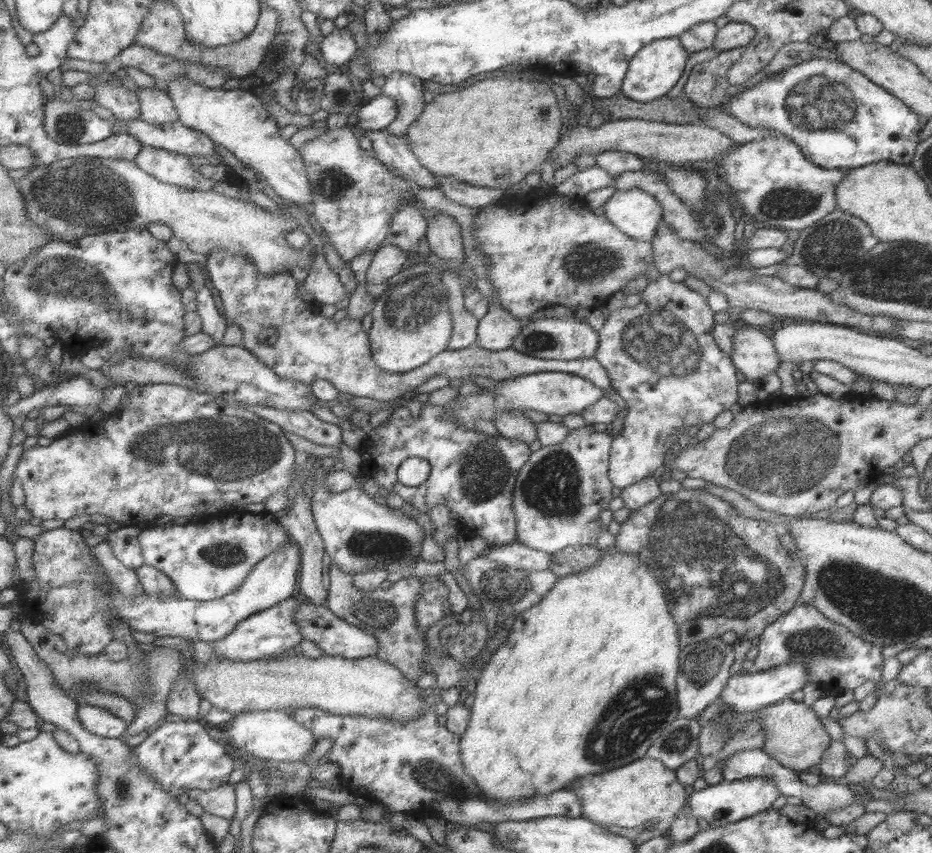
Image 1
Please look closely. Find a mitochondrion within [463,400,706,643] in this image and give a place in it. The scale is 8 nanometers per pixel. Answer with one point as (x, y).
(551, 487)

